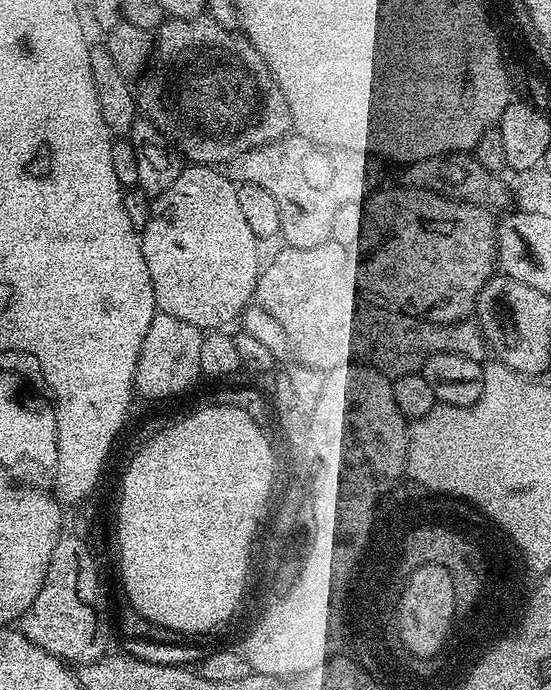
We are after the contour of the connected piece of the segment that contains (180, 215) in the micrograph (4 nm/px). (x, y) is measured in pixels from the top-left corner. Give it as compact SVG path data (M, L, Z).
M212 166L185 167L184 171L178 174L176 181L162 195L155 197L151 201L148 221L144 229L142 229L140 245L142 246L142 254L146 258L146 270L150 270L150 282L154 286L154 298L159 311L174 314L174 318L182 318L182 322L190 322L190 326L201 330L220 330L228 326L224 324L230 323L235 316L237 319L244 309L253 303L256 295L256 279L260 277L262 267L262 259L260 260L261 245L256 239L254 230L250 230L241 208L238 207L236 184L223 171Z

